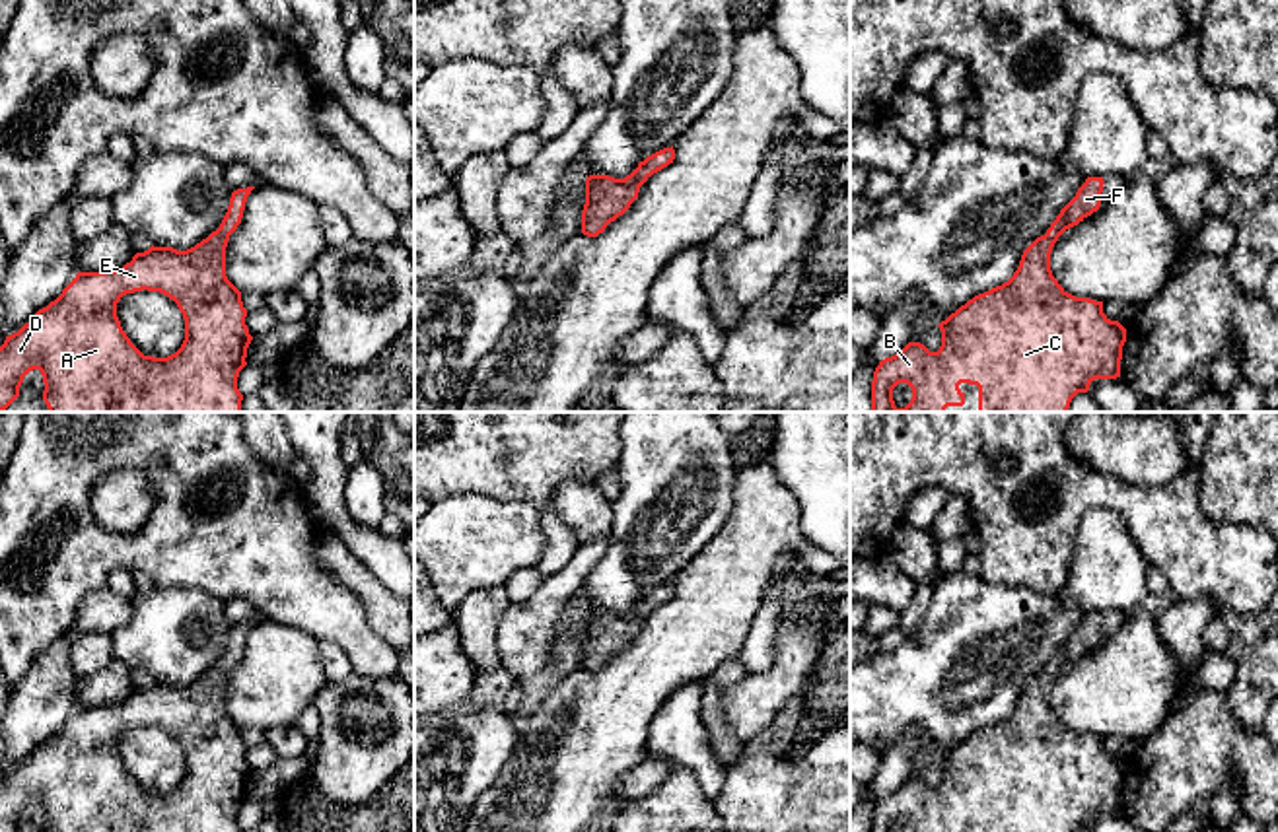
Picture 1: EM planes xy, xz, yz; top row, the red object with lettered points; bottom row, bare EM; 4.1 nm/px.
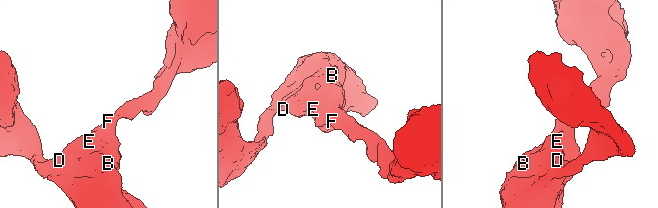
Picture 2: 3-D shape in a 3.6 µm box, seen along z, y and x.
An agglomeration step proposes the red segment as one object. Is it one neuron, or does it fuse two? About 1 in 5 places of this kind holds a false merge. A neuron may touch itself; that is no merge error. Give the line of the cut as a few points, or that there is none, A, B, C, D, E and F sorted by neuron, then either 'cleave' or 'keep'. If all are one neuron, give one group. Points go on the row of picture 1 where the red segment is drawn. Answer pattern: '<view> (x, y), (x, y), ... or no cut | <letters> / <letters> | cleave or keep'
no cut | A B C D E F | keep

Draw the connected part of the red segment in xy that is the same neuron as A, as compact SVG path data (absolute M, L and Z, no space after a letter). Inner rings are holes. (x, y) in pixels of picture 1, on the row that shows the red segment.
M253 189L233 191L220 227L187 251L152 245L119 270L78 272L54 301L0 346L0 410L19 397L23 377L39 369L49 412L243 412L237 377L253 336L241 292L226 276L226 247ZM142 290L167 295L183 313L185 340L167 358L144 356L117 317L121 297Z

